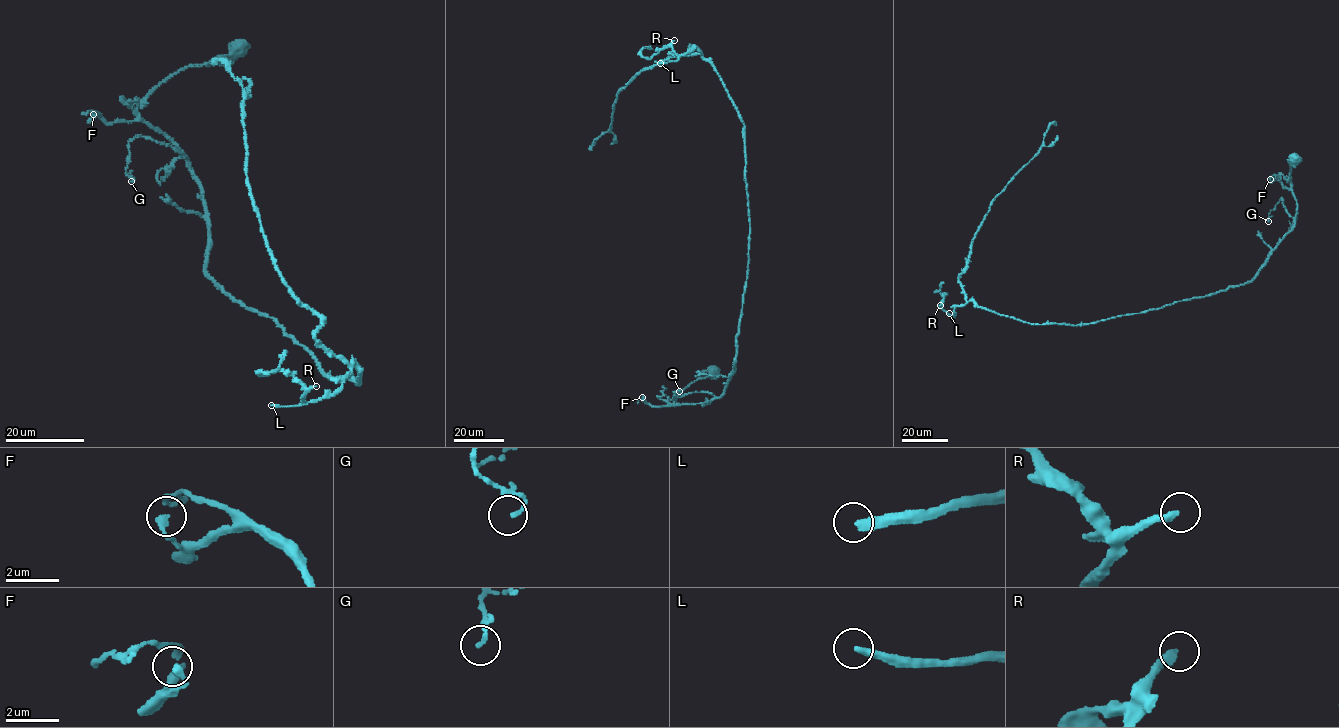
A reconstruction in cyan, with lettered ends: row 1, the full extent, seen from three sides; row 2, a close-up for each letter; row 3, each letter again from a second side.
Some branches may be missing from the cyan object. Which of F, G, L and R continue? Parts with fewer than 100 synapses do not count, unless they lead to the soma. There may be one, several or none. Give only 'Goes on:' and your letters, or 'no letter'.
Goes on: L

